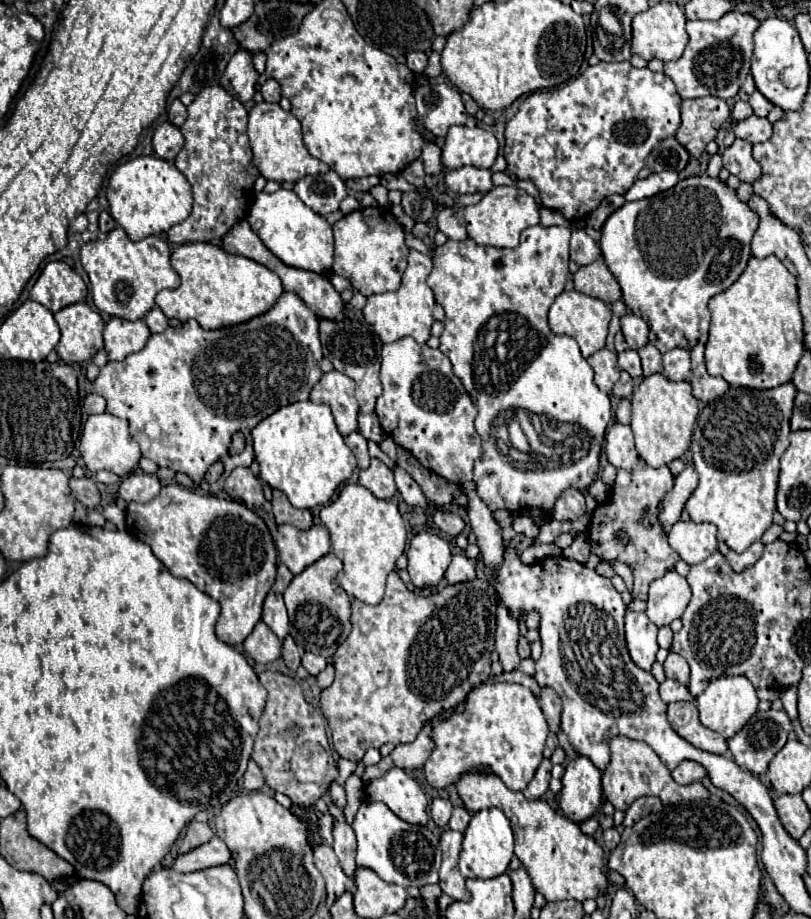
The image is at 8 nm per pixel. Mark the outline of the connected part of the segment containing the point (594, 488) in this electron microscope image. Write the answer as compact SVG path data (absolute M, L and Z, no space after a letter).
M598 478L590 488L588 488L588 494L598 502L598 504L604 504L606 500L608 500L608 496L610 496L610 492L608 492L608 486Z

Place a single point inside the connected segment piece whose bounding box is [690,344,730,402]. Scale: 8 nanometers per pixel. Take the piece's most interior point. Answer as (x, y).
(706, 388)

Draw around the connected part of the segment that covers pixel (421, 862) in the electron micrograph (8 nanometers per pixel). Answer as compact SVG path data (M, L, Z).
M362 802L352 828L358 838L358 866L370 868L384 882L406 890L412 886L424 888L428 884L438 884L438 870L442 864L440 838L426 826L414 826L400 820L384 802Z

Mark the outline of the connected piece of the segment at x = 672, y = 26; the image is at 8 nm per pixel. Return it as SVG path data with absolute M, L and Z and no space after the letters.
M658 2L656 6L640 12L632 20L632 54L642 56L644 60L658 58L662 62L678 60L688 44L686 34L686 16L684 10L676 2Z

